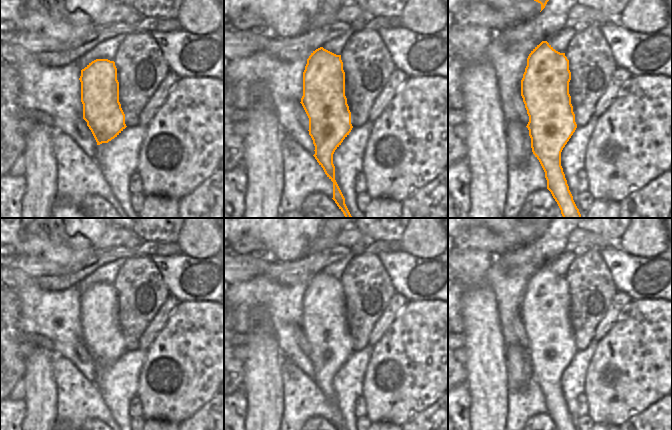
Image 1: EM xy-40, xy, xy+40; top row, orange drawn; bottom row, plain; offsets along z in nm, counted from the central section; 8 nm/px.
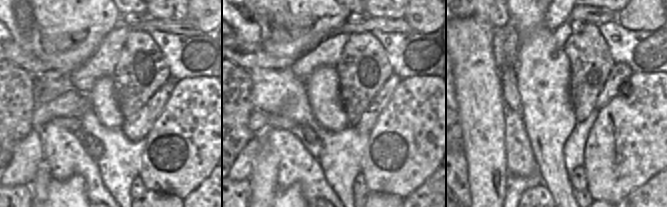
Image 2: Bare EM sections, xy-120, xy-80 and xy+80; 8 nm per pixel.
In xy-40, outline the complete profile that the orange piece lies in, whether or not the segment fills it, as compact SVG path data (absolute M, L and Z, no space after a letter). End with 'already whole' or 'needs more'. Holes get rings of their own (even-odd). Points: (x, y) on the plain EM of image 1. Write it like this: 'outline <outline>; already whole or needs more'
outline M96 283L81 294L83 343L97 369L108 367L127 350L119 326L119 306L114 285Z; already whole

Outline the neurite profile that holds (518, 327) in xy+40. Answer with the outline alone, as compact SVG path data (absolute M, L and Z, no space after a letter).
M516 315L513 318L513 330L519 340L519 344L521 345L521 347L527 350L529 346L529 340L527 338L527 334L521 320L521 315Z

